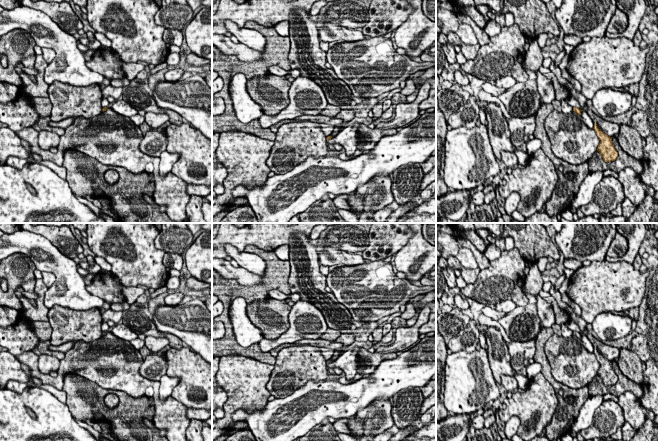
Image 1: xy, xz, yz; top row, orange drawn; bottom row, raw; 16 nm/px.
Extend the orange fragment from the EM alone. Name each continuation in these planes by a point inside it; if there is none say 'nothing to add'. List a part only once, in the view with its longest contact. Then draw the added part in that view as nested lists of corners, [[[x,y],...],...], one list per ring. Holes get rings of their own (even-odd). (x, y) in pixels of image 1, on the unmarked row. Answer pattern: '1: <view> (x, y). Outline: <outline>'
nothing to add

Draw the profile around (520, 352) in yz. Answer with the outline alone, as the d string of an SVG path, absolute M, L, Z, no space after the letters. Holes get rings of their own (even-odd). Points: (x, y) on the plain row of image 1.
M532 339L525 342L511 341L508 344L508 352L511 357L510 363L513 370L520 371L527 367L529 360L536 354L536 340Z

